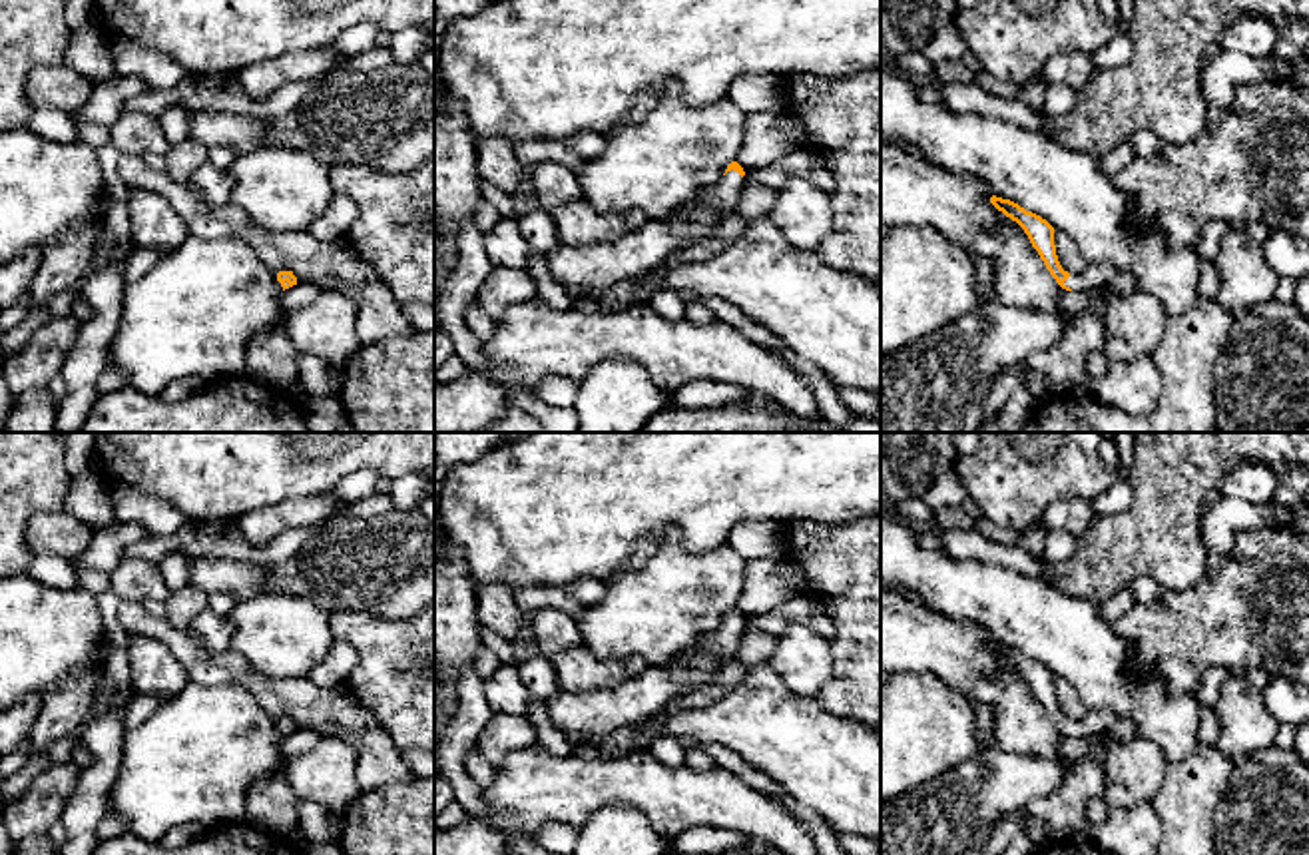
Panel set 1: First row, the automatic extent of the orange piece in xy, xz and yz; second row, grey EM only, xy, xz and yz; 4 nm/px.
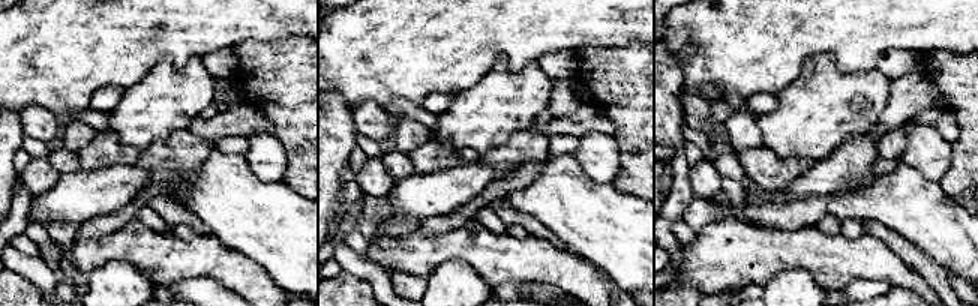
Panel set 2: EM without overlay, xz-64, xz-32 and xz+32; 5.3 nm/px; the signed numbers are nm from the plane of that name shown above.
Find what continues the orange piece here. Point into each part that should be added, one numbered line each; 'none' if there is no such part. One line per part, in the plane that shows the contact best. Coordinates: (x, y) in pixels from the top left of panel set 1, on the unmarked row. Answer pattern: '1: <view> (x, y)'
1: xz (724, 640)

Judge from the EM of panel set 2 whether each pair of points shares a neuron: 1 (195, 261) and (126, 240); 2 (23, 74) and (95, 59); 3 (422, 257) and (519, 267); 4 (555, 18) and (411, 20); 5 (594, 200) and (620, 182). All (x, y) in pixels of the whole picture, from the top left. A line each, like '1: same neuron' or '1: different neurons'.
1: same neuron
2: same neuron
3: same neuron
4: same neuron
5: different neurons

